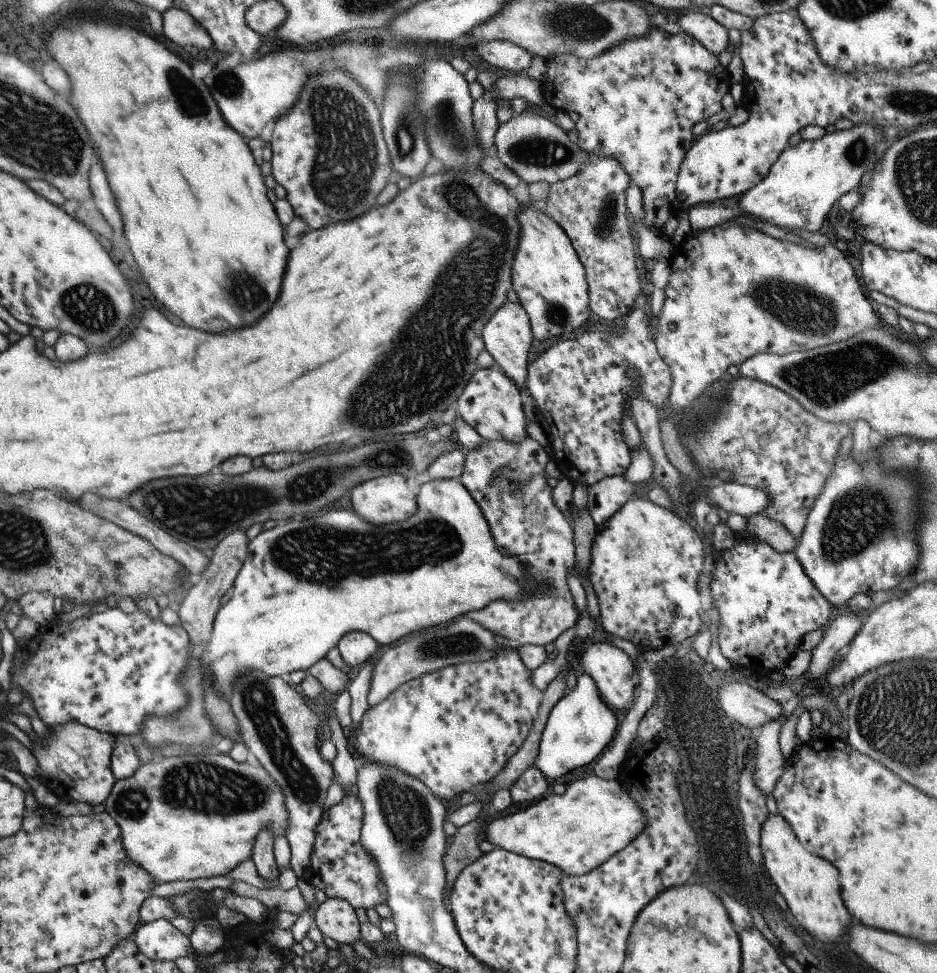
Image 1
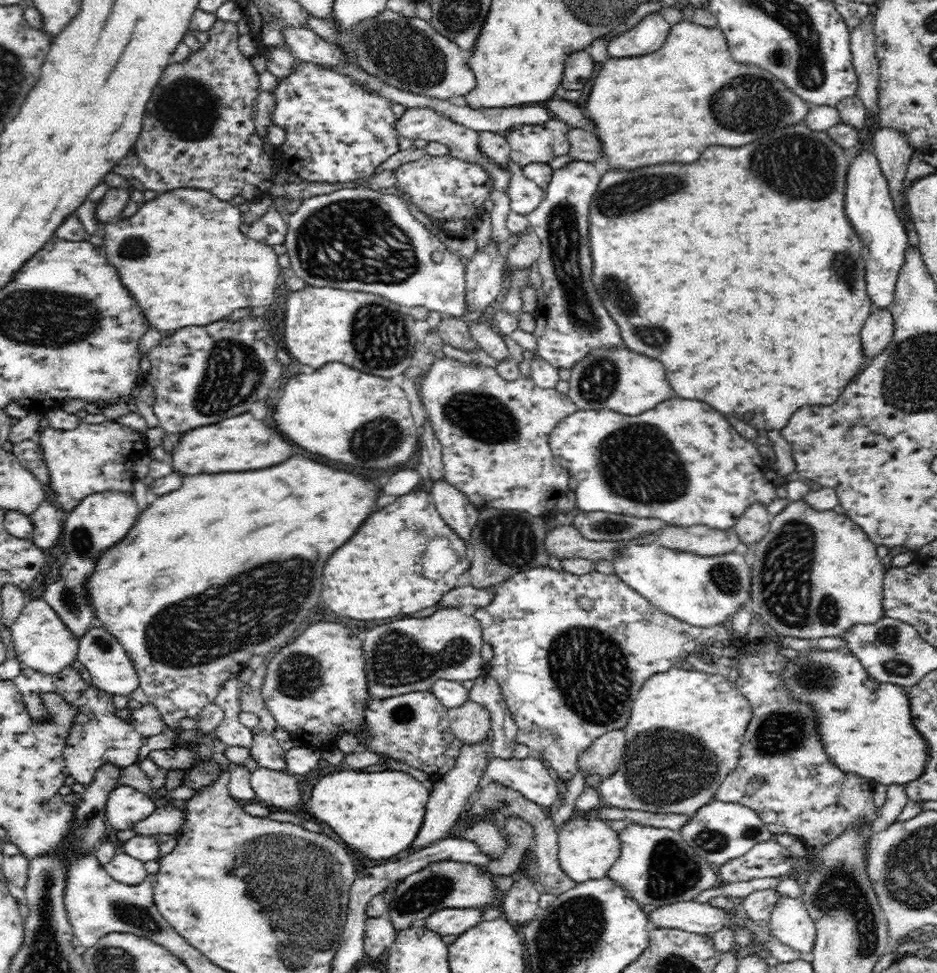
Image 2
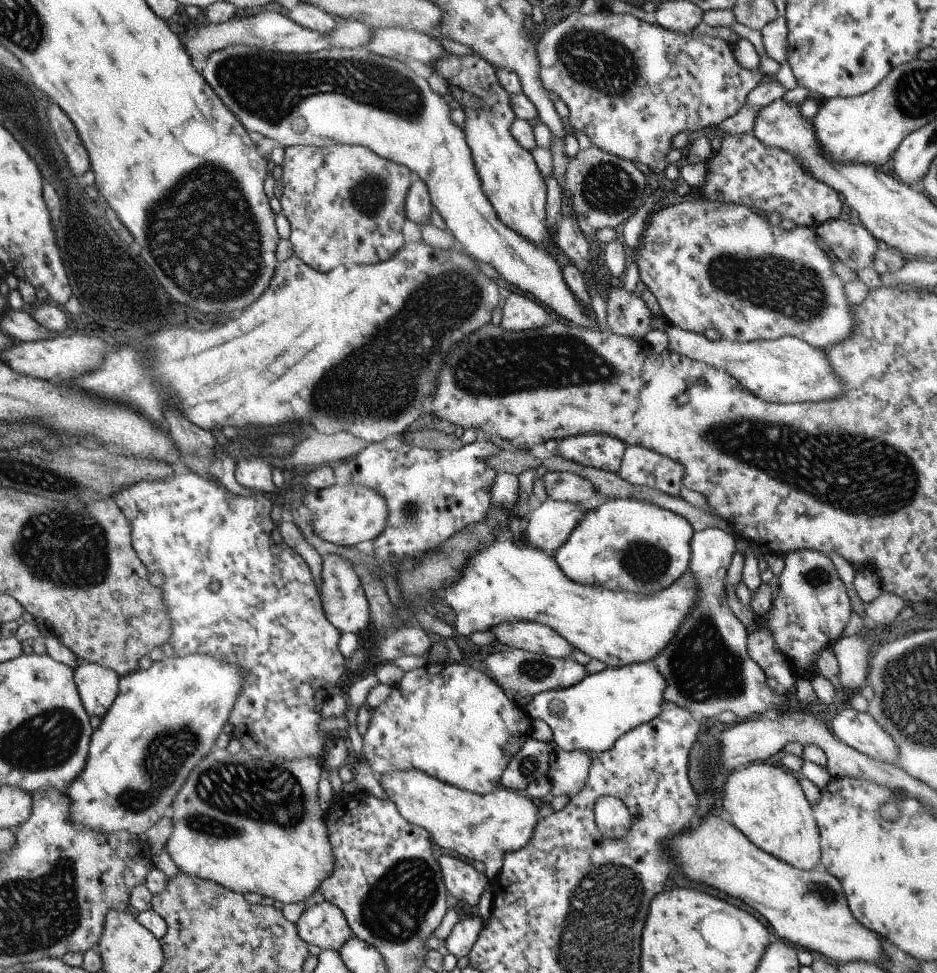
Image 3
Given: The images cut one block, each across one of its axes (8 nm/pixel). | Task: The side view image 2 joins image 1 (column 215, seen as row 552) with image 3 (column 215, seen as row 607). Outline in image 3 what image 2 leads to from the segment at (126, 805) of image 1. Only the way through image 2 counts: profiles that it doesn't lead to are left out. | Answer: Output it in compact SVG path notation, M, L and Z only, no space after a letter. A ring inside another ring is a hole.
M216 748L210 756L206 756L206 759L203 759L202 763L197 765L197 768L194 768L192 775L173 800L171 806L174 808L174 814L172 814L174 830L172 830L172 834L170 834L170 838L168 838L164 846L170 858L174 861L174 865L178 867L179 872L187 876L212 880L223 888L242 895L256 893L262 897L274 898L285 905L292 905L301 901L308 903L312 894L326 878L331 876L332 872L334 872L334 866L336 866L331 842L328 842L329 834L326 834L327 824L324 824L324 812L322 812L320 804L318 804L318 782L320 782L320 778L324 778L323 768L320 768L319 760L313 757L285 760L264 755L256 758L245 749L232 754L226 749Z

